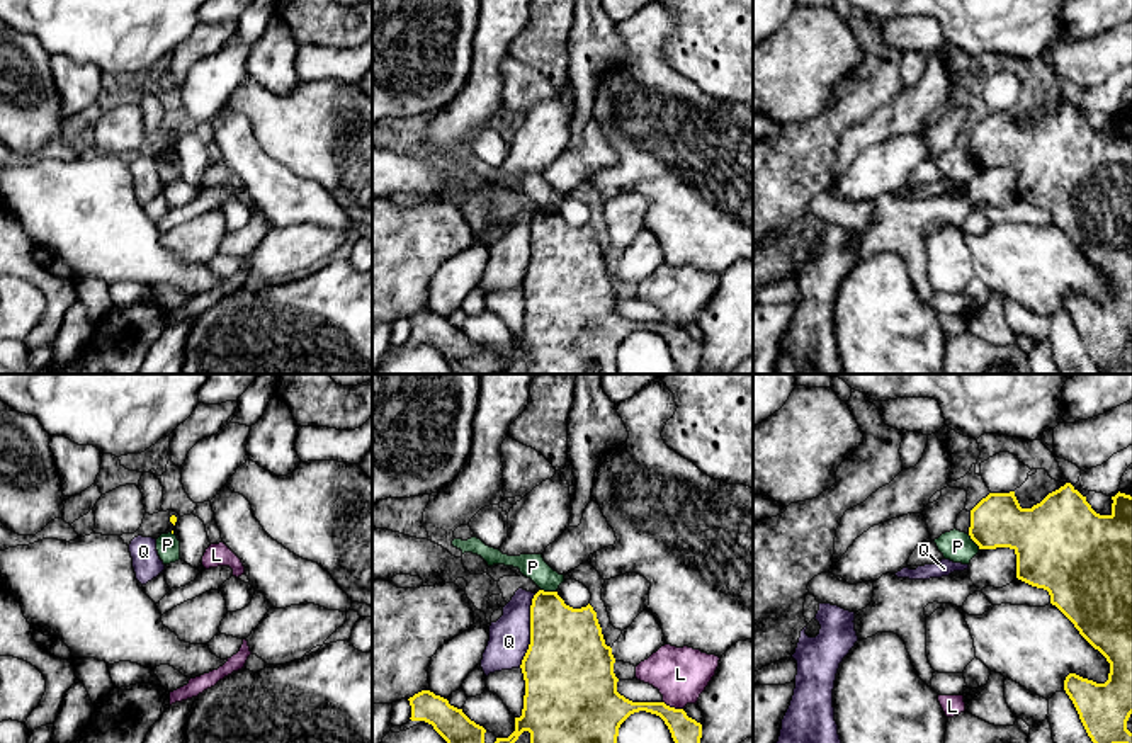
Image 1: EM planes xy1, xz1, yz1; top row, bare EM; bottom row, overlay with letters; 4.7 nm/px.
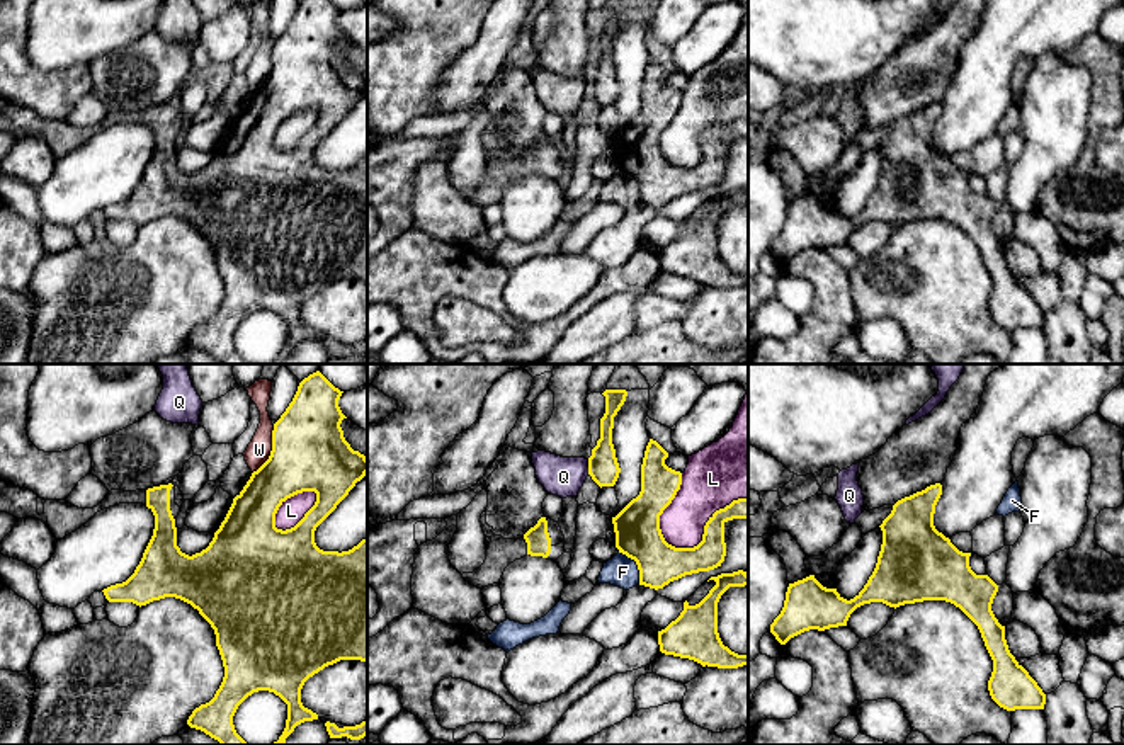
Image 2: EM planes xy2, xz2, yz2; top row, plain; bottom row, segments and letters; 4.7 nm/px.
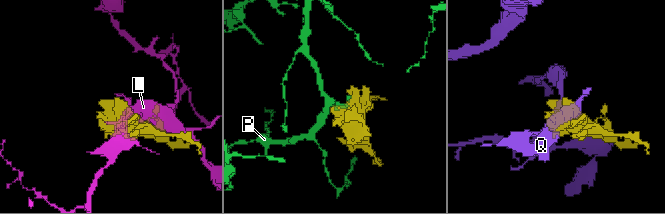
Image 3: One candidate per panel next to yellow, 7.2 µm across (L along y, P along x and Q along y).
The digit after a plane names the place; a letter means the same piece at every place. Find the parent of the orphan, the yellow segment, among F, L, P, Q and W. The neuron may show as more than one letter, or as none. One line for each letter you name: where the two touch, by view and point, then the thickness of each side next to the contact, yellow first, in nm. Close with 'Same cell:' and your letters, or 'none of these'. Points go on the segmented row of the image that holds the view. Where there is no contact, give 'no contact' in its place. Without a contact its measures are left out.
Same cell: none of these

